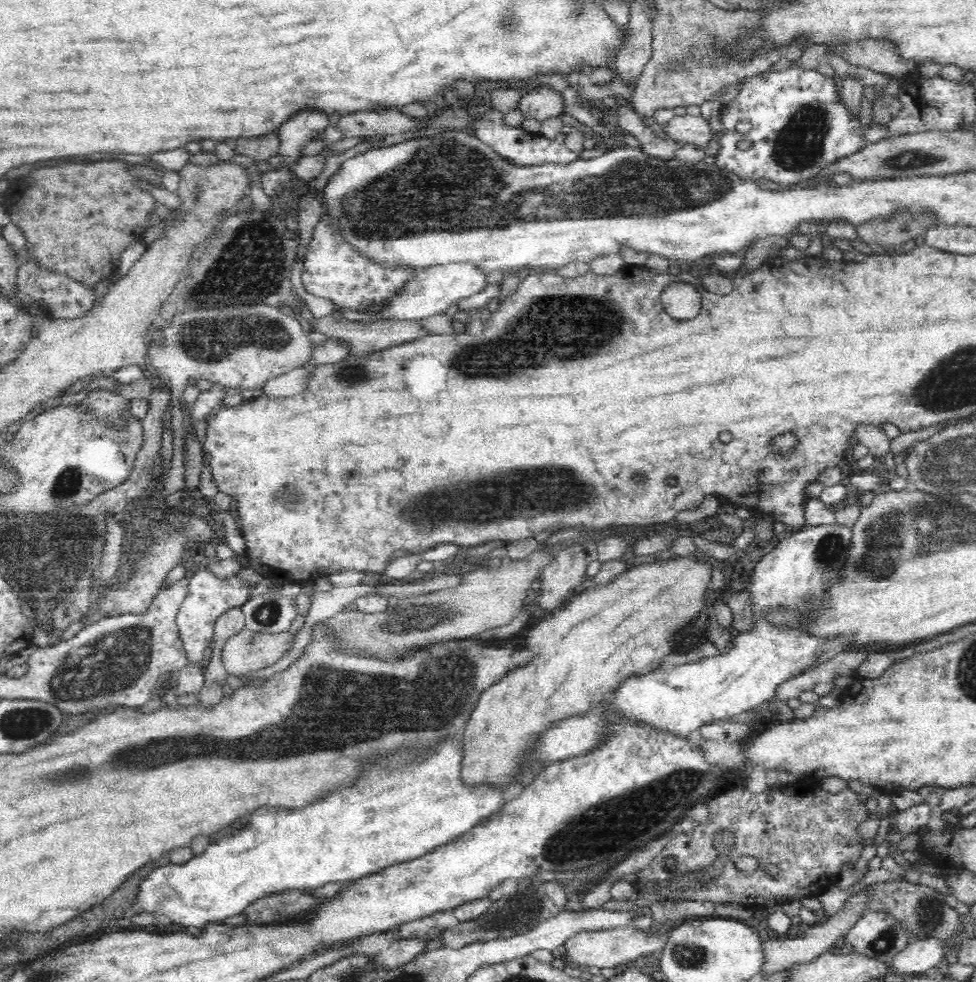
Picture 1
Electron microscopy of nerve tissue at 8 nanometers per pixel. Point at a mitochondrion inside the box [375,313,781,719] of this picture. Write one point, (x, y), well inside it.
(492, 500)

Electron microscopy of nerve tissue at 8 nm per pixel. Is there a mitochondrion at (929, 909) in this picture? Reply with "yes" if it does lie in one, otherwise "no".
yes

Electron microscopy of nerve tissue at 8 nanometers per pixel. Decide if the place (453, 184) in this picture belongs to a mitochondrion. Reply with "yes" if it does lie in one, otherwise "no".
yes

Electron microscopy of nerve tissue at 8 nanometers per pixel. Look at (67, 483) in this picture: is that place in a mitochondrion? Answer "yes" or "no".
yes

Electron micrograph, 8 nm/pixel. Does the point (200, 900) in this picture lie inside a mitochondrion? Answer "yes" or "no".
no

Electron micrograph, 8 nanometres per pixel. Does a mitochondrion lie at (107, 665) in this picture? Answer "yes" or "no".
yes

